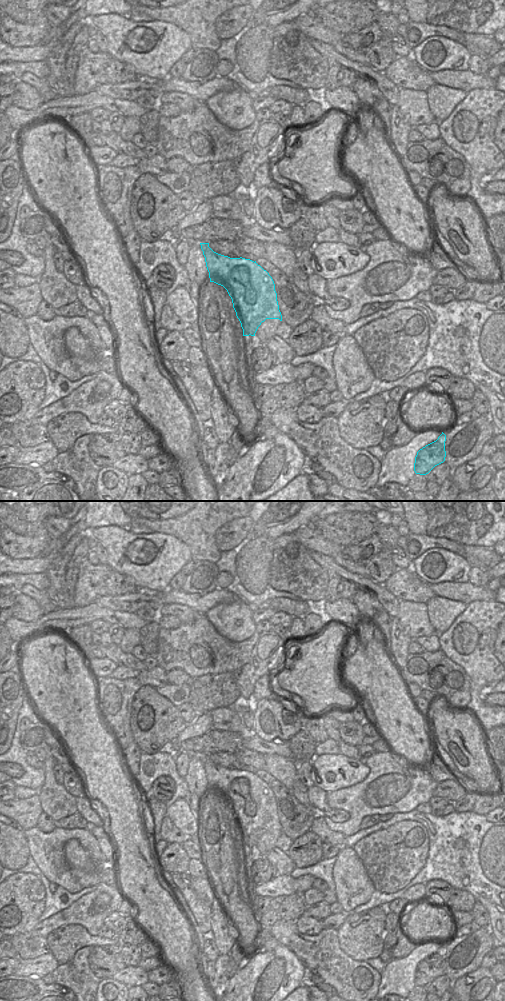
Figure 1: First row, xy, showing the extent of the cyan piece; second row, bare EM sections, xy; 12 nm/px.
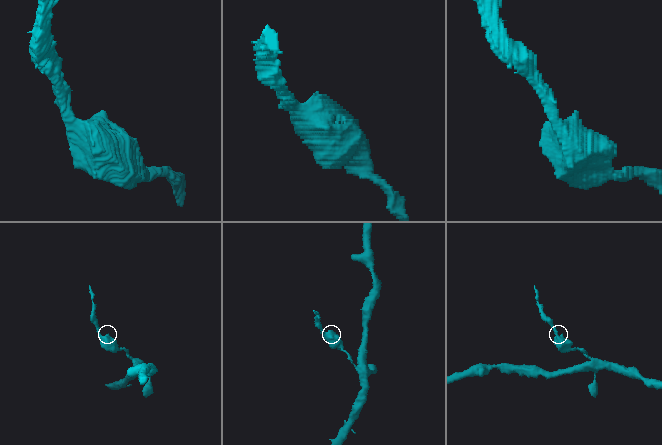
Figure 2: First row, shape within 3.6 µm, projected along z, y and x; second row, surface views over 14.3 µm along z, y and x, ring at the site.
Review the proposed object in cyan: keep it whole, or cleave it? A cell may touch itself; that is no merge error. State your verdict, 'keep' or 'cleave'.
cleave

